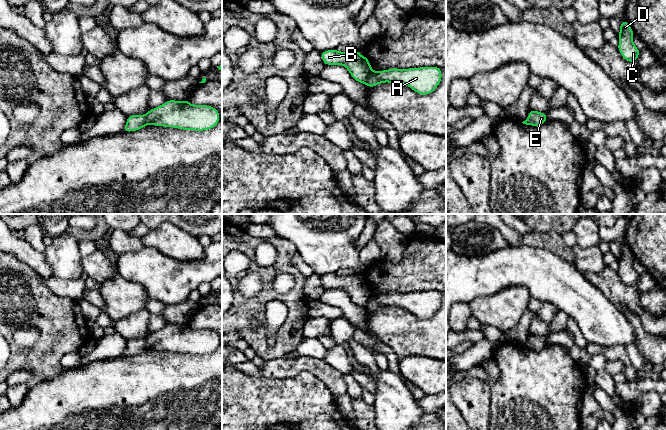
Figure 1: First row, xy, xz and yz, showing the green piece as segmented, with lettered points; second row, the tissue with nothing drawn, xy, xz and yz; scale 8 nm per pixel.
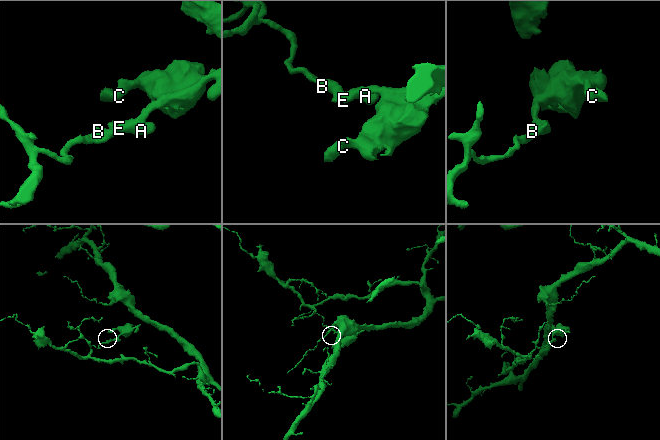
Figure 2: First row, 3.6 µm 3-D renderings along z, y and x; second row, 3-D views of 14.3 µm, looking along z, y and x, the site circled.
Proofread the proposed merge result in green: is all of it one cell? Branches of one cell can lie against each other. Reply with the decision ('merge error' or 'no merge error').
merge error

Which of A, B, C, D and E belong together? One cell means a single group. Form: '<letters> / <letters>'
A C D E / B

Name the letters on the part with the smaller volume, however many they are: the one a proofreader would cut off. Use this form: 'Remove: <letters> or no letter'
Remove: A, C, D, E

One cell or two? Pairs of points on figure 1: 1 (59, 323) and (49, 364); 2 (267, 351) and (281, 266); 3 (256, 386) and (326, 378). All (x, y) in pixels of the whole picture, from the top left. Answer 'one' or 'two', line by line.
1: one
2: one
3: two

